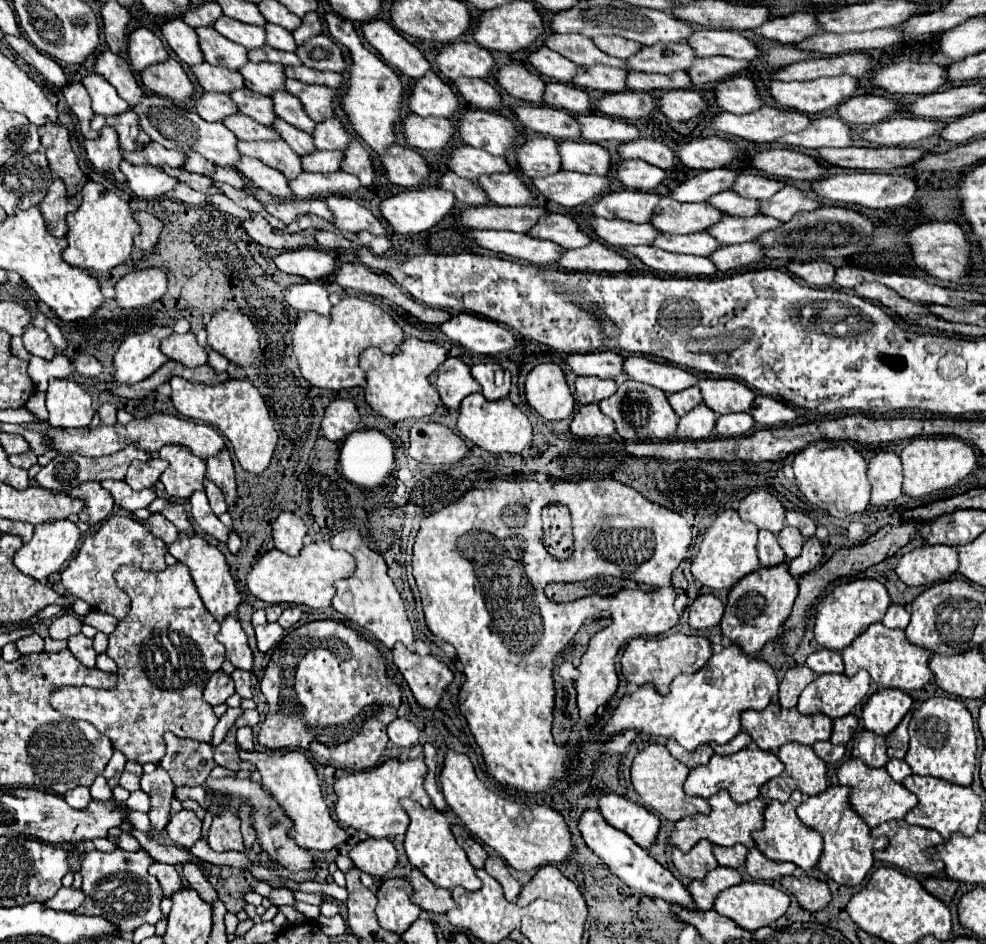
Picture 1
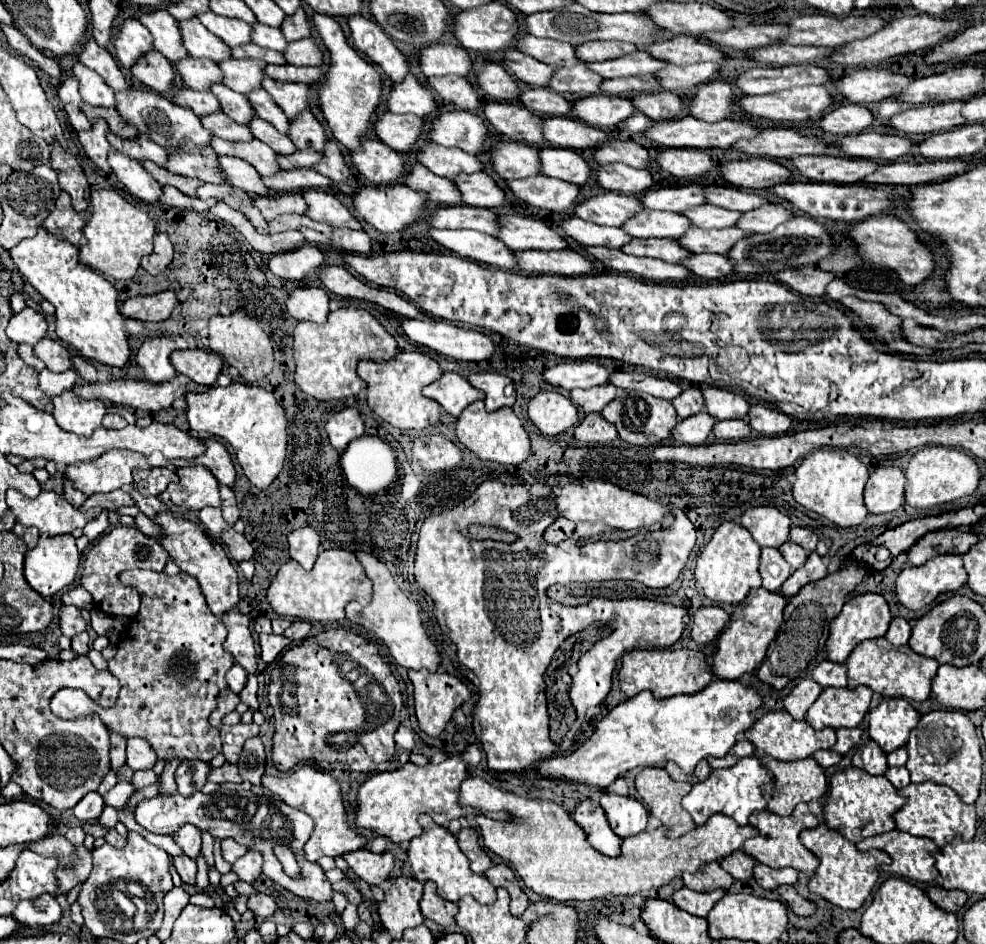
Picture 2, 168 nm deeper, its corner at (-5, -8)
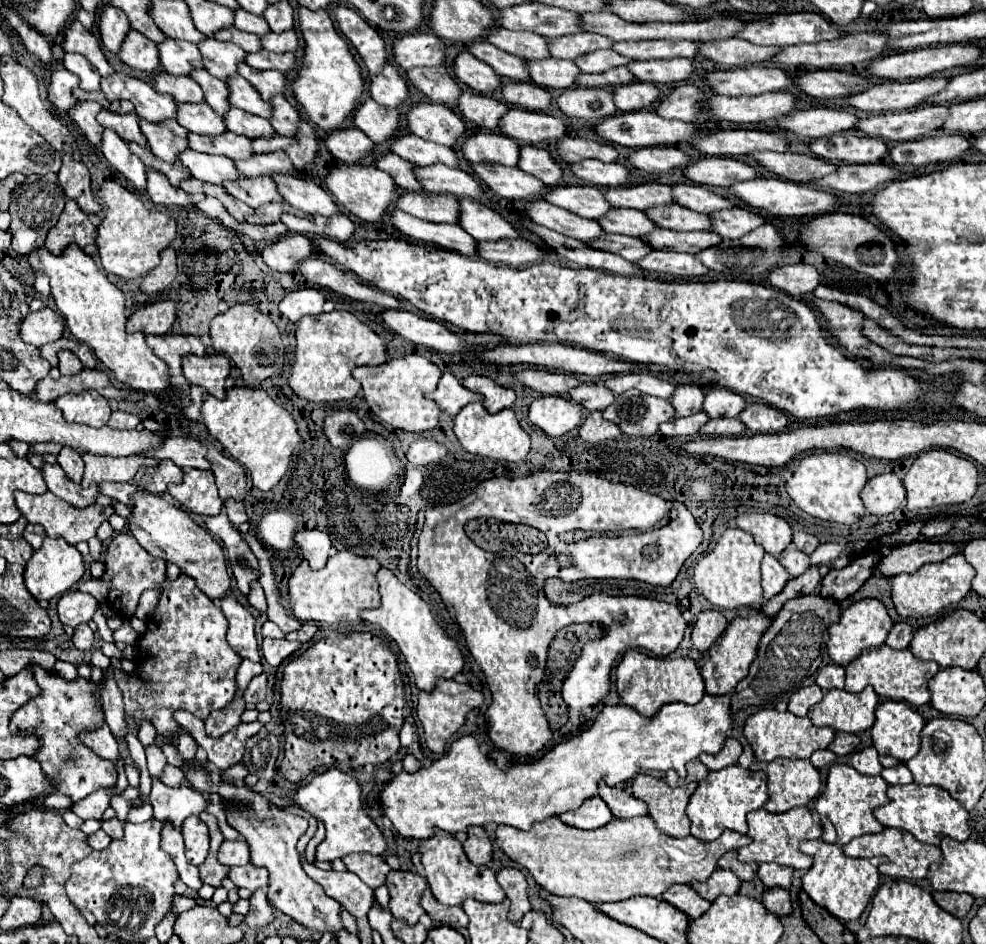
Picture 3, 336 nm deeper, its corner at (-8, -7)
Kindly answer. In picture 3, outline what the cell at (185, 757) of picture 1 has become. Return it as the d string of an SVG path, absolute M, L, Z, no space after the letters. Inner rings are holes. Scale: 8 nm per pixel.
M165 765L163 775L161 775L159 779L161 779L165 785L169 785L169 787L179 787L179 785L185 781L181 769L177 769L177 767L173 767L173 765Z

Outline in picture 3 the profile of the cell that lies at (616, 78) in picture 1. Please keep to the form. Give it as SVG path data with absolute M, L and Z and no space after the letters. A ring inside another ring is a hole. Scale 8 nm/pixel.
M527 59L525 61L527 71L531 75L531 81L539 87L547 89L567 89L575 85L575 77L579 75L579 69L575 69L573 61L563 59Z

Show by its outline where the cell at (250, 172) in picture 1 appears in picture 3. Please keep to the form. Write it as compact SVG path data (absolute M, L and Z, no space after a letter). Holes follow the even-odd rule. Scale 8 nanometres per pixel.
M185 149L183 153L179 153L179 161L191 171L195 179L201 179L201 181L221 185L227 179L235 181L239 177L235 163L223 155L209 155L209 153Z

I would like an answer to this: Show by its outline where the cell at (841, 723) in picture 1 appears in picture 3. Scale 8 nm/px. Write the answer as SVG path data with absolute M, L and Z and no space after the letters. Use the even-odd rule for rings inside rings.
M837 733L833 743L829 745L829 749L835 753L835 755L849 755L857 749L859 745L859 737L857 735L851 735L851 733Z

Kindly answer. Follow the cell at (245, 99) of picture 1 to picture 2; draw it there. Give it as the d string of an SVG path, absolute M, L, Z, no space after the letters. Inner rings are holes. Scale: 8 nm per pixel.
M224 84L212 86L212 92L220 100L220 106L222 106L224 114L228 114L234 122L248 126L248 122L252 122L252 118L256 118L256 112L254 112L252 104L248 102L248 98L244 94L238 94Z

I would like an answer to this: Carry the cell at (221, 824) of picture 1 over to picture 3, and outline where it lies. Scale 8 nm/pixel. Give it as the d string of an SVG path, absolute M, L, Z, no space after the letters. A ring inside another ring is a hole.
M243 839L237 841L223 841L219 847L219 863L227 867L239 867L249 863L249 849Z

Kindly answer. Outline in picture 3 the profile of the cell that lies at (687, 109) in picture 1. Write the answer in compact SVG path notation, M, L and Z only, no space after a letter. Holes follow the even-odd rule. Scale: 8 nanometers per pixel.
M625 83L613 87L613 101L619 111L639 111L639 109L651 109L659 101L661 93L653 83Z

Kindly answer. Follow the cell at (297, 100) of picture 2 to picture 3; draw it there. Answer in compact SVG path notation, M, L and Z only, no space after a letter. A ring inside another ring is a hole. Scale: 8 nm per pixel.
M241 63L241 65L237 65L237 73L243 79L247 79L265 101L269 101L275 93L283 93L283 89L287 85L287 79L281 71L255 71L249 65Z

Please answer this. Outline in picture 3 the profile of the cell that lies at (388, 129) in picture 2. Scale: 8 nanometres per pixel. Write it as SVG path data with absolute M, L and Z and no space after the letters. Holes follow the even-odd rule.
M373 99L361 103L361 107L353 113L353 123L359 127L371 141L385 143L393 135L397 135L399 127L399 111L391 107L383 107Z

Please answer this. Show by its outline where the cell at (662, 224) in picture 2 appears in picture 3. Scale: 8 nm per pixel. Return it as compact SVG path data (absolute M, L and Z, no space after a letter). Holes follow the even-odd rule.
M609 209L603 217L597 219L597 223L605 233L621 233L631 237L647 235L655 229L655 225L647 221L647 215L635 209Z

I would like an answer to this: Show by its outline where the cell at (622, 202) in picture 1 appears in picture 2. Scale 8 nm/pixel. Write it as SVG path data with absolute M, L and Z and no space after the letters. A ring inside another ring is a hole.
M608 192L580 202L576 206L576 216L600 226L622 228L630 218L634 218L634 214L642 210L644 206L638 198Z

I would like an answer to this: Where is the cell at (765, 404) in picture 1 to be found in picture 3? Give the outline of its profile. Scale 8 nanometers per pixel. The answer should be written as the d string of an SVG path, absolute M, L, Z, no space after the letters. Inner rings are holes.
M751 403L747 405L739 419L753 433L777 433L787 427L787 415L781 409L775 409L767 403Z

